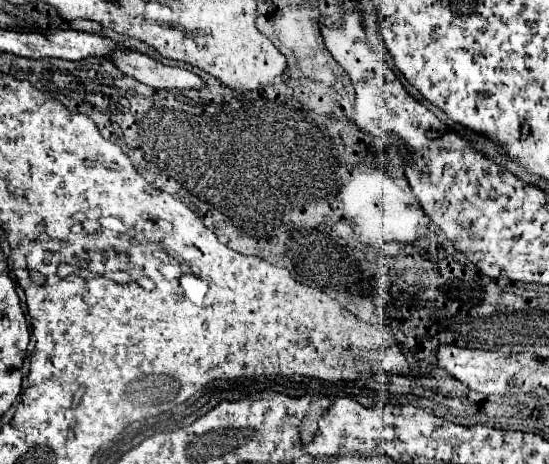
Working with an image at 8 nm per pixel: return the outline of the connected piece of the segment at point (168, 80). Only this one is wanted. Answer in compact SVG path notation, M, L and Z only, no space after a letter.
M123 53L111 59L125 75L135 77L137 81L153 89L205 89L207 83L193 71L171 67L155 61L143 53Z

